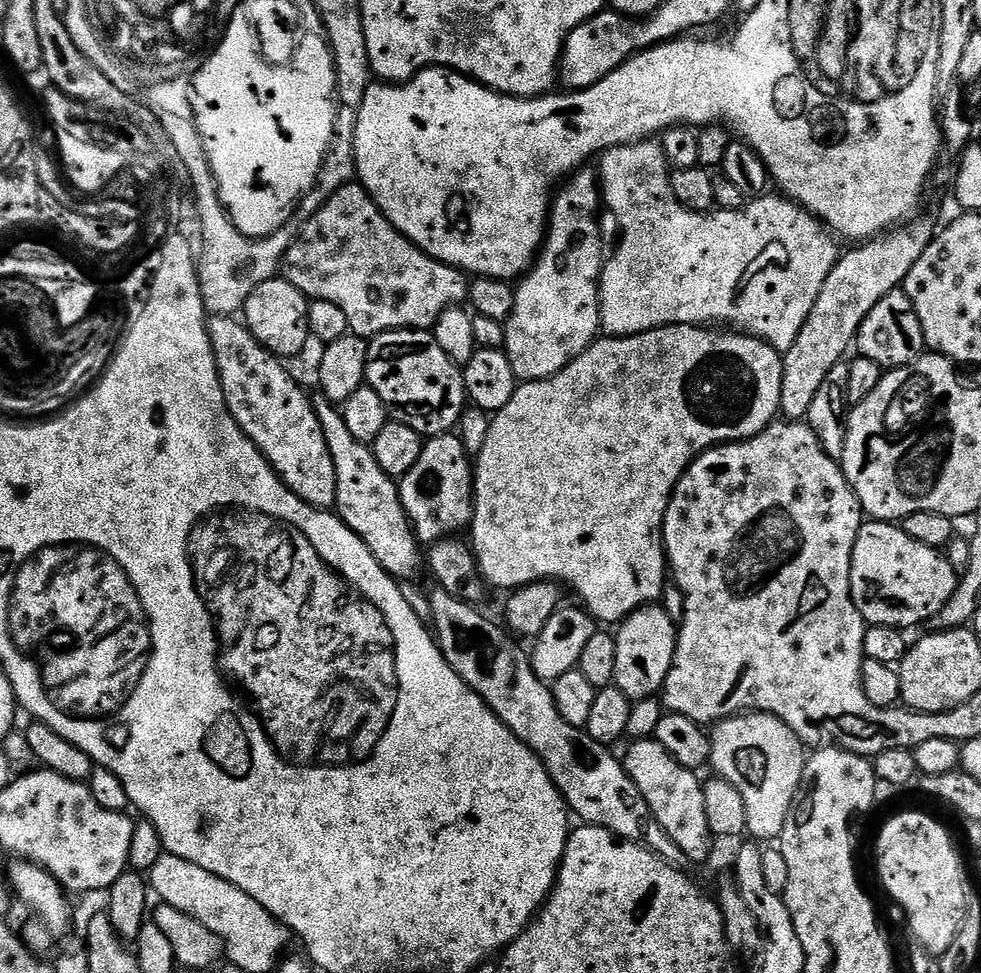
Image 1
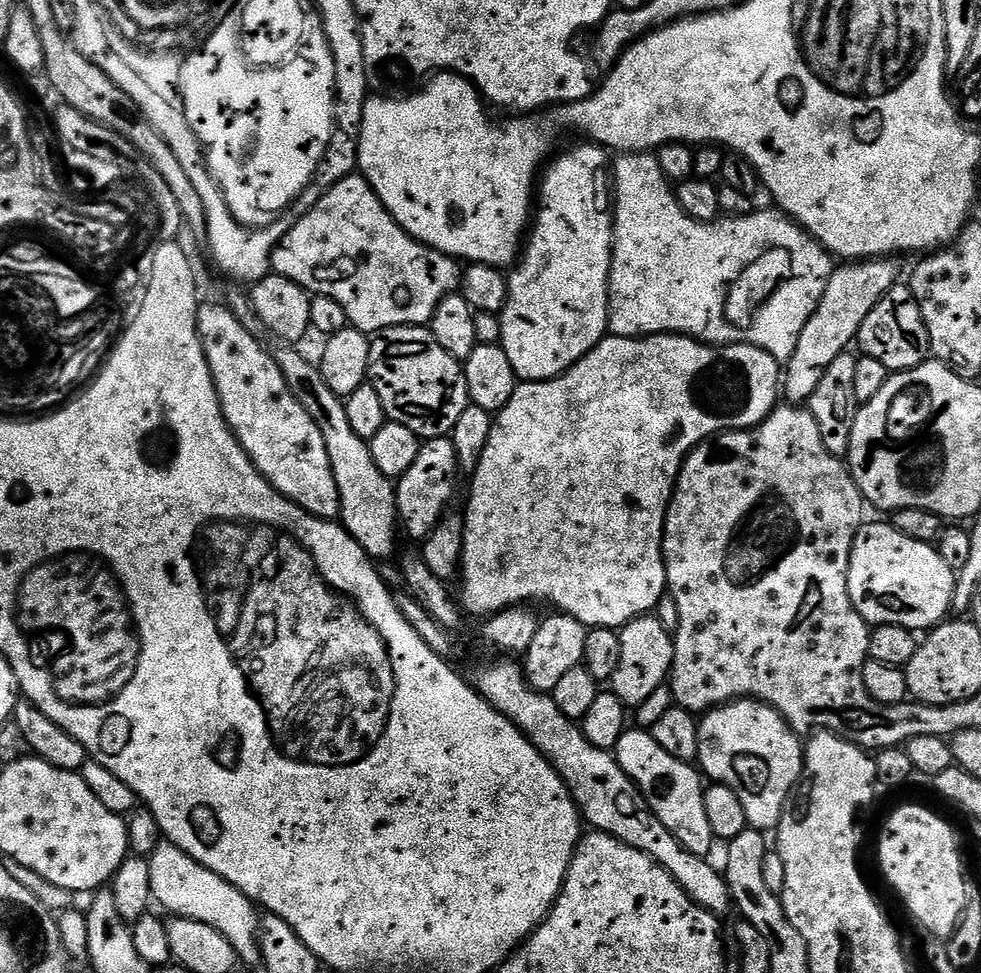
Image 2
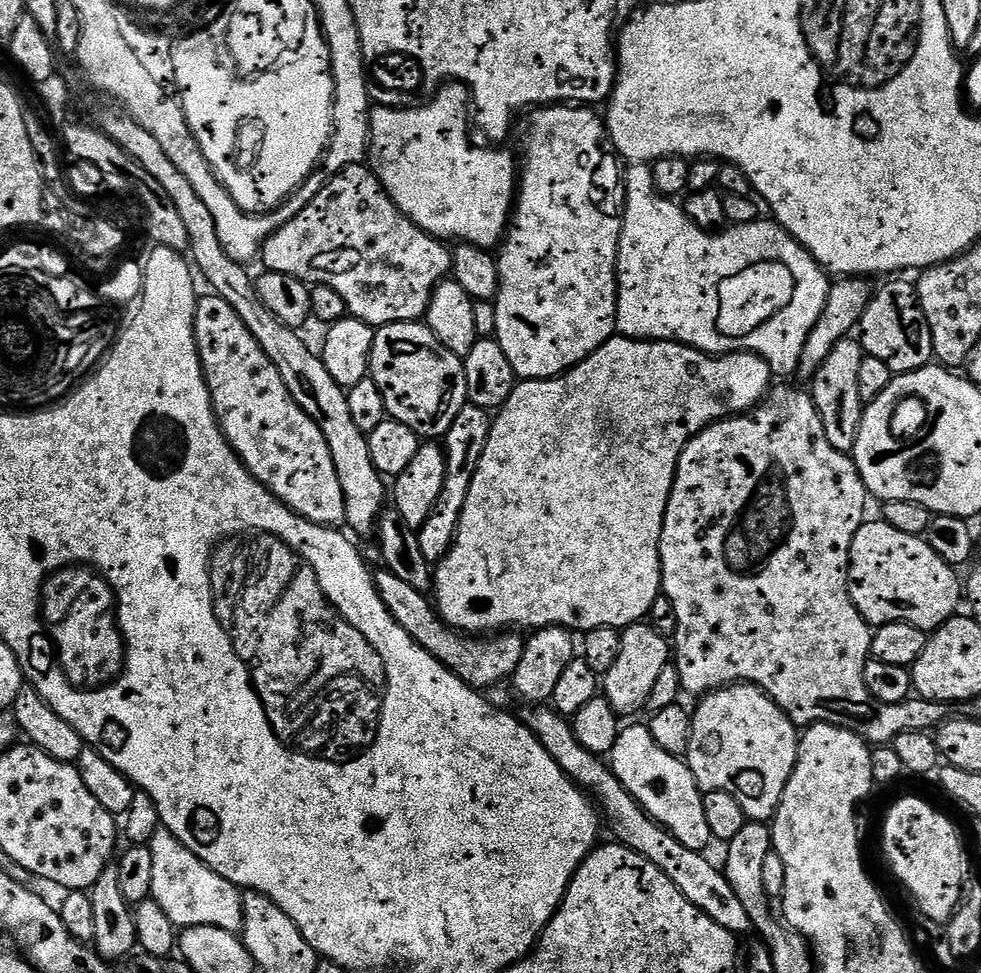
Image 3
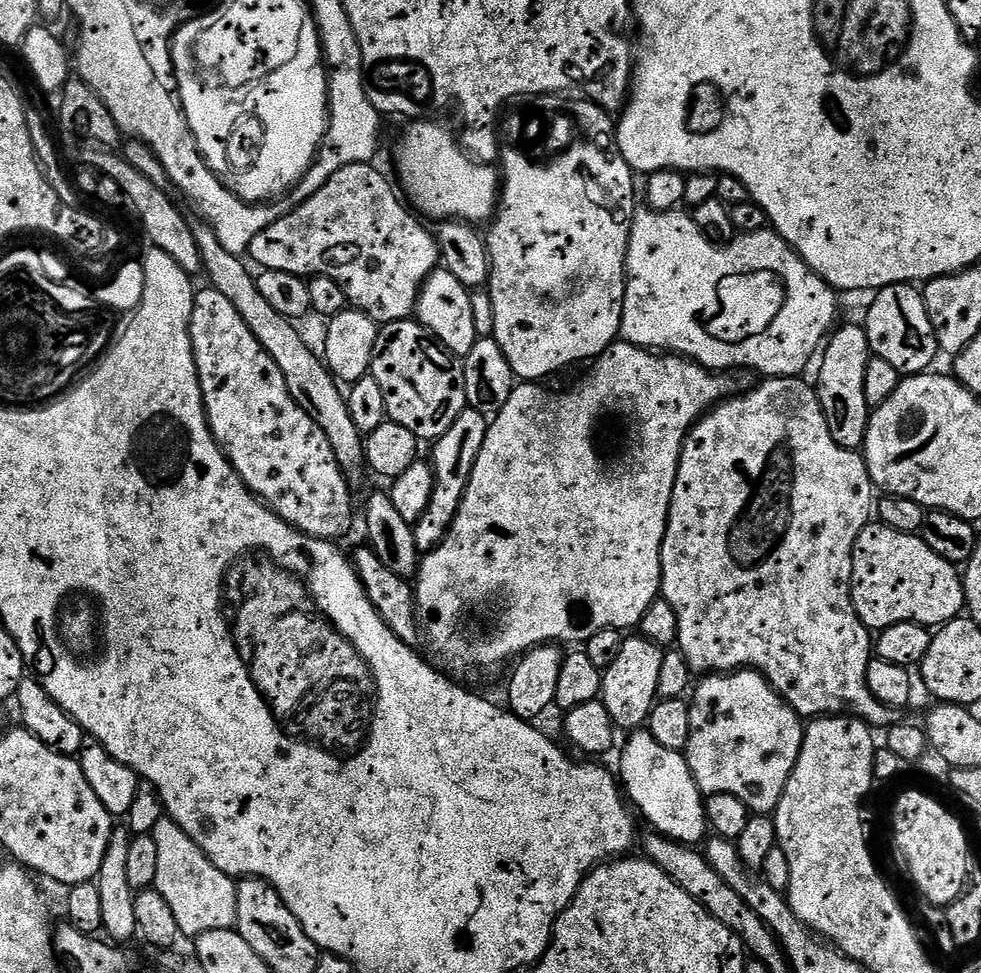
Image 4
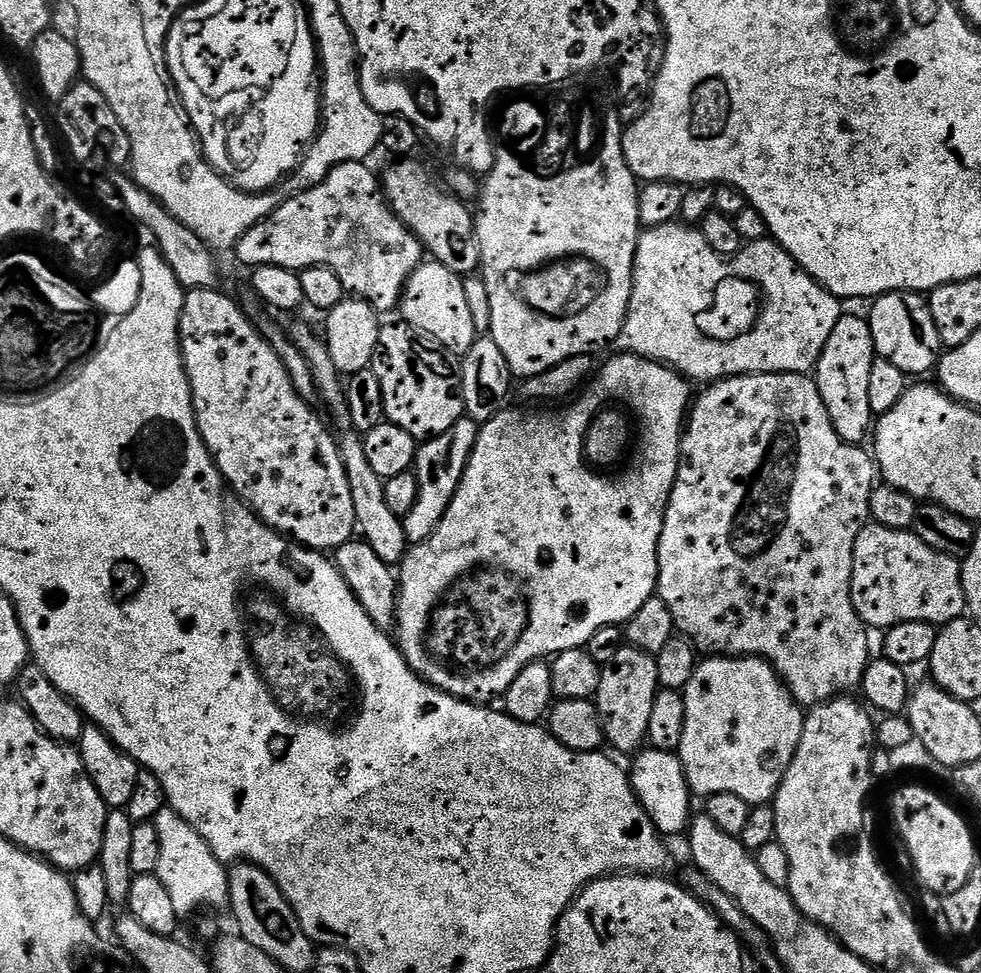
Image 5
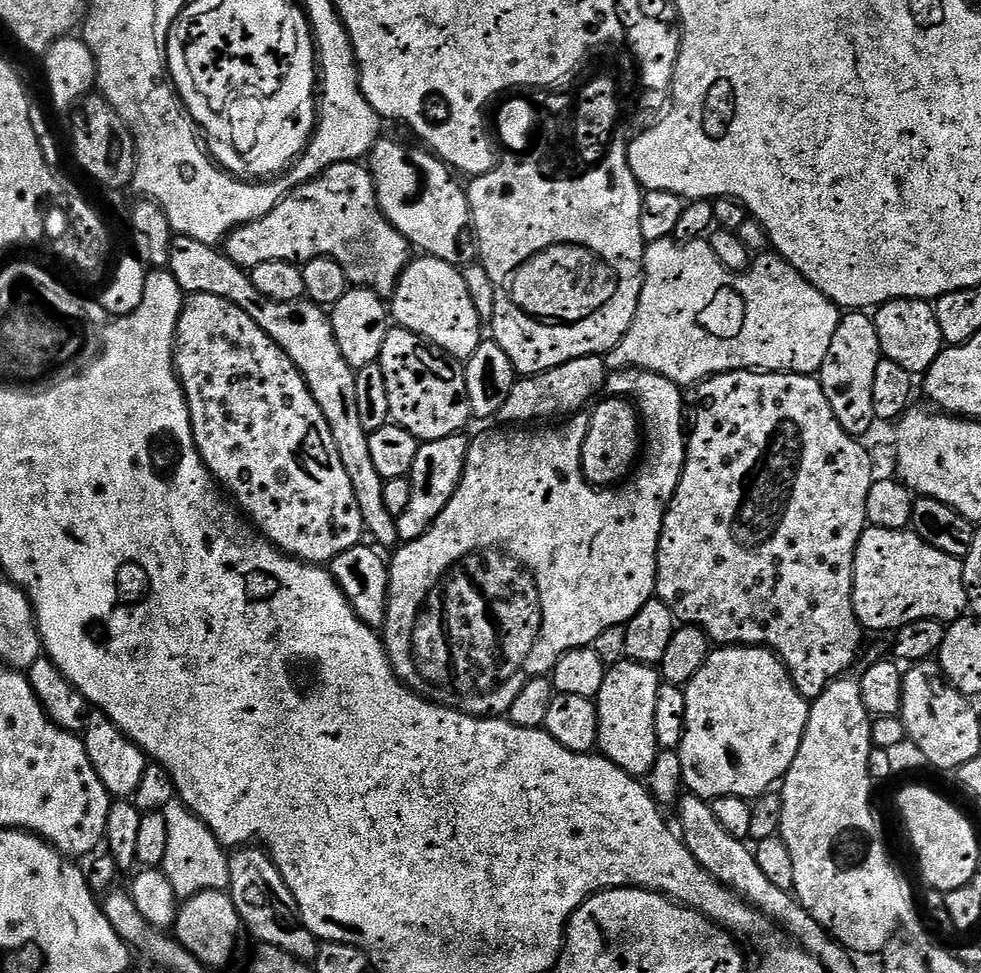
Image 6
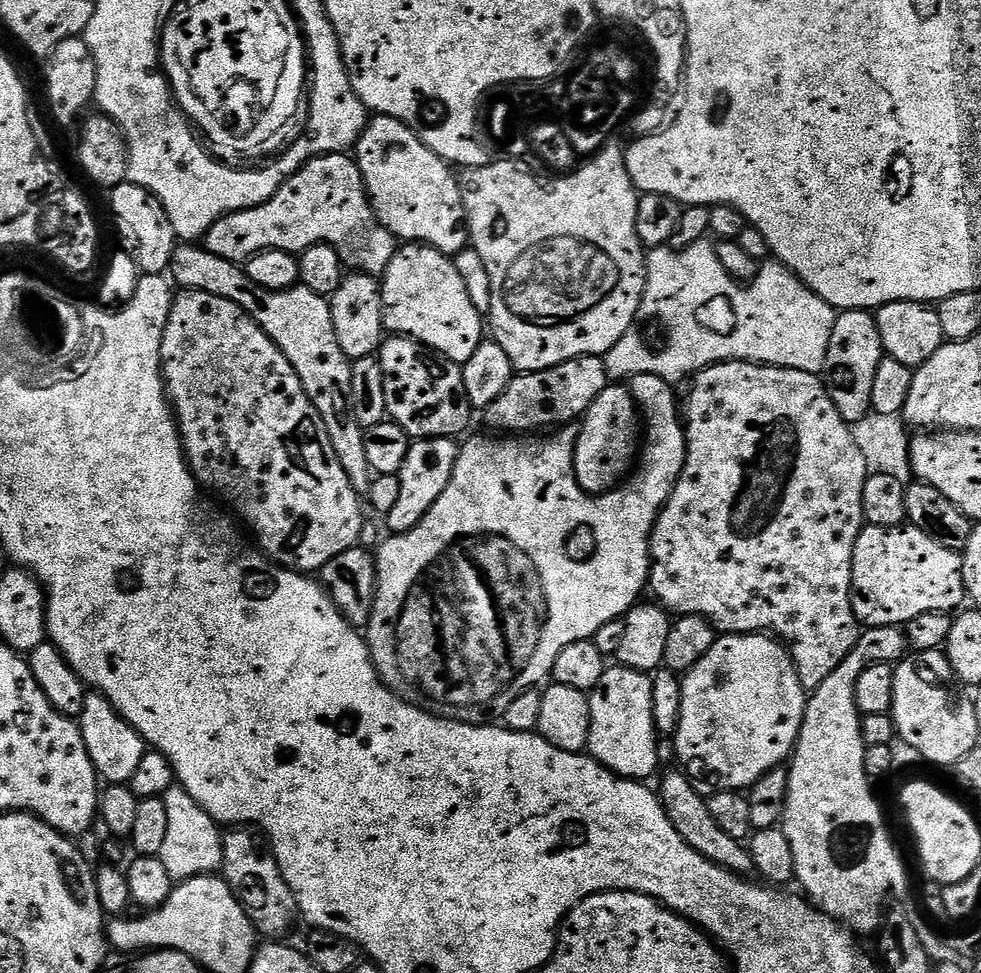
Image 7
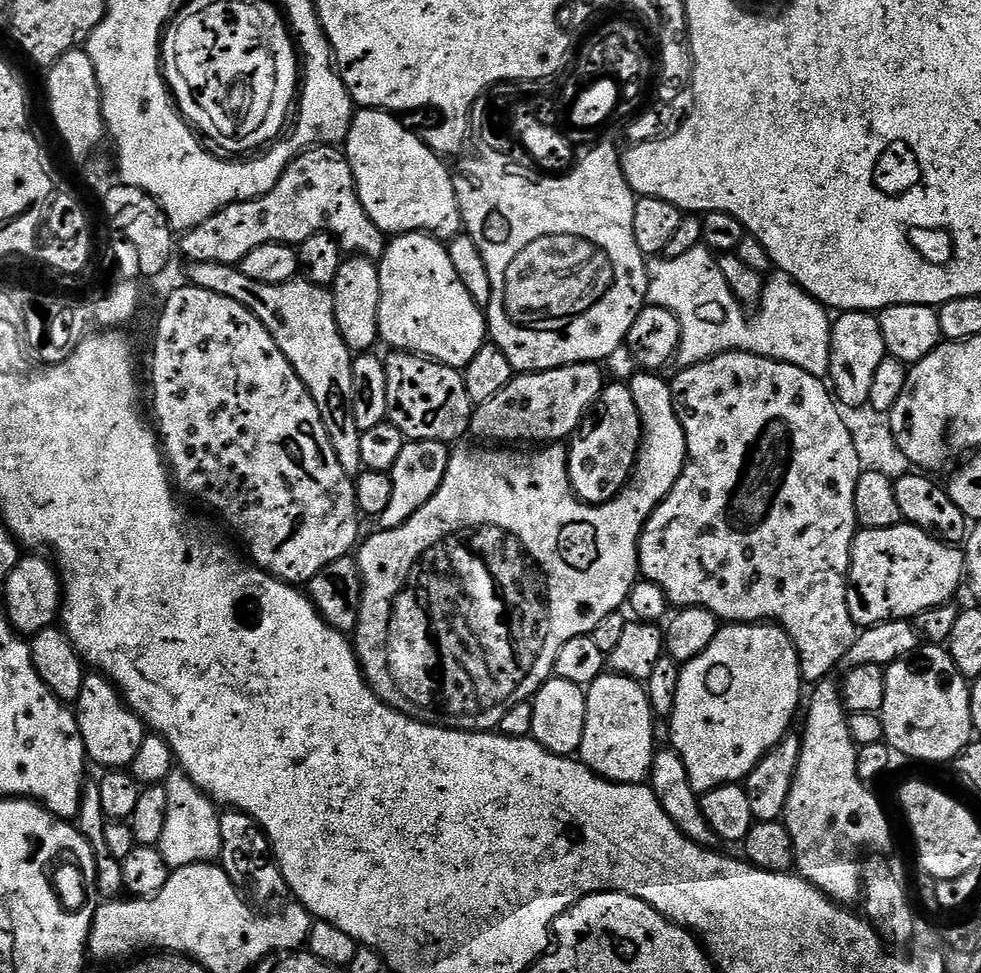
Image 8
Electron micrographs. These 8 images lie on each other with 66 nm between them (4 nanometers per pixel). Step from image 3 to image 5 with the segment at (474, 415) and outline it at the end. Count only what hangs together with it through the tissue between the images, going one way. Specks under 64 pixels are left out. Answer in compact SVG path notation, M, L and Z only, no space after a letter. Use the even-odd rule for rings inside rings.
M461 418L442 434L425 439L417 447L414 471L418 482L418 498L414 506L402 518L409 545L421 544L434 534L438 522L446 514L454 494L464 477L474 442L480 433L480 424L471 418Z

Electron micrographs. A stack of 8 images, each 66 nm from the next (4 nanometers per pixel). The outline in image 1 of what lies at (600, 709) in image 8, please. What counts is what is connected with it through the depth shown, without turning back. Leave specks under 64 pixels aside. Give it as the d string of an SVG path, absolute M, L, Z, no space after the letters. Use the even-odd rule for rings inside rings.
M645 606L631 612L625 620L620 621L615 629L616 645L618 646L618 662L614 665L614 674L616 675L615 687L622 690L629 700L645 700L648 696L656 696L663 689L666 682L666 674L670 674L674 654L676 653L676 638L678 635L677 621L666 614L663 606Z

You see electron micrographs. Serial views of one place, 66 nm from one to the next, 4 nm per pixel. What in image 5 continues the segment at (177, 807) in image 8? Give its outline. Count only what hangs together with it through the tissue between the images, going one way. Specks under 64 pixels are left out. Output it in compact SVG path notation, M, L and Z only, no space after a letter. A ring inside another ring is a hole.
M165 806L154 821L162 854L155 875L166 886L177 917L184 918L199 908L220 908L228 904L228 868L210 850L210 846L173 808Z

